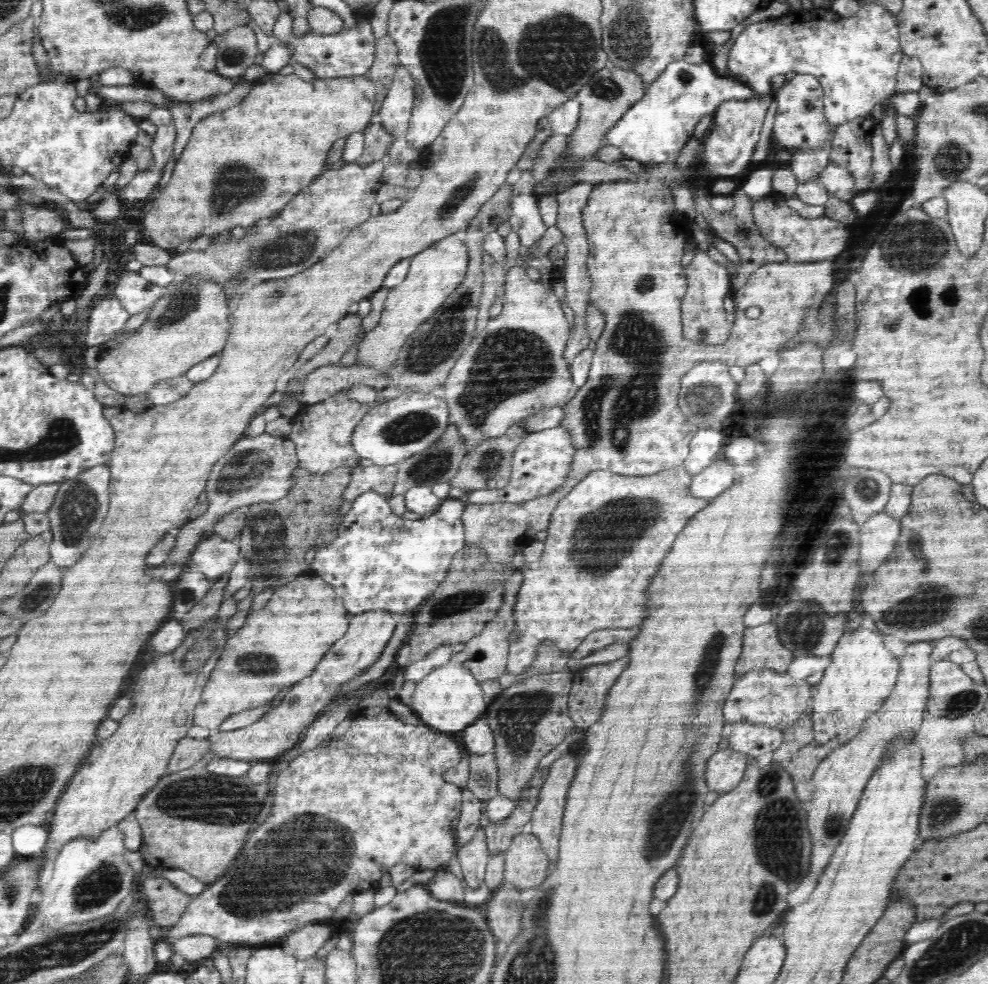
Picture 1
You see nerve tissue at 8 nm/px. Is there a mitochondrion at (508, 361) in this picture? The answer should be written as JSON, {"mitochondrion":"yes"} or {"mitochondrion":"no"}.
{"mitochondrion":"yes"}

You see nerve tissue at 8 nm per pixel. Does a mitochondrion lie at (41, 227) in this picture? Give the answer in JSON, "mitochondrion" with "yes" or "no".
{"mitochondrion":"no"}

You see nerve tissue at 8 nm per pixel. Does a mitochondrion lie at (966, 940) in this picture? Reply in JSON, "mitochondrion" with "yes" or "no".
{"mitochondrion":"yes"}

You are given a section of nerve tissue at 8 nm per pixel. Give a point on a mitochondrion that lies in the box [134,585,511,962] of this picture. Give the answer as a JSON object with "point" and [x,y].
{"point":[301,857]}

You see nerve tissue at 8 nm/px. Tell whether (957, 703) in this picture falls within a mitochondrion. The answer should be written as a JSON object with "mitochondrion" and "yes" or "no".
{"mitochondrion":"yes"}

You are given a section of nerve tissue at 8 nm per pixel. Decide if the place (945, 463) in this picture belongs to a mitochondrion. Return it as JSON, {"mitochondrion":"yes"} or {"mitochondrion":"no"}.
{"mitochondrion":"no"}

